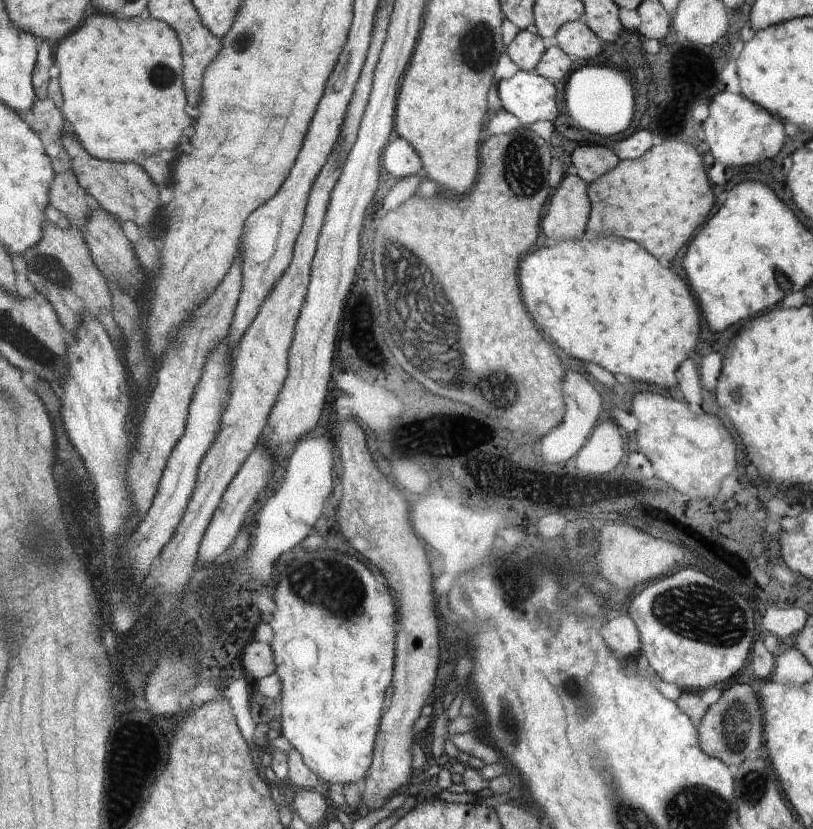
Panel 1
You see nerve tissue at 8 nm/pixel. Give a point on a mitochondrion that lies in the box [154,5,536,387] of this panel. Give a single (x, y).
(477, 44)

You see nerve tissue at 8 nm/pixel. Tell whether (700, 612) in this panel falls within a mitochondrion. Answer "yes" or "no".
yes

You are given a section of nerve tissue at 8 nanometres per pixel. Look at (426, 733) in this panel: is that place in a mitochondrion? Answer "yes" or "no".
no

